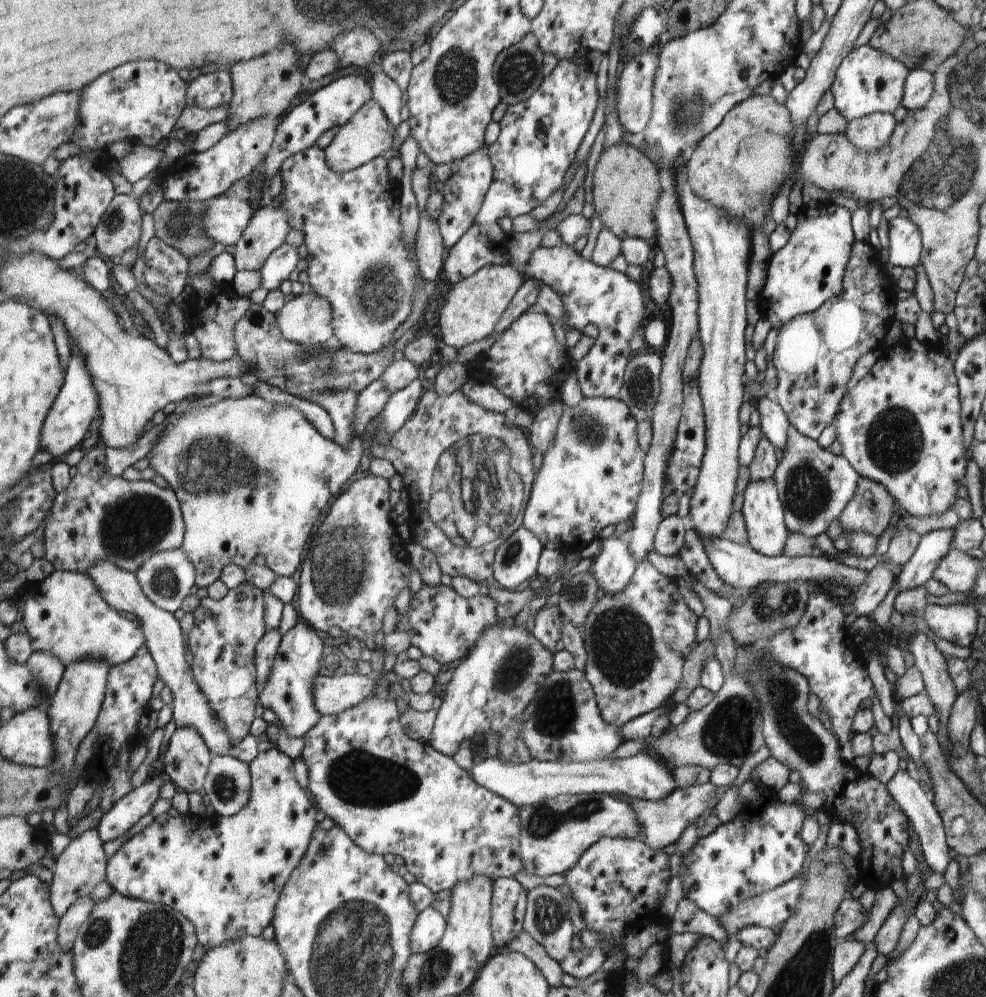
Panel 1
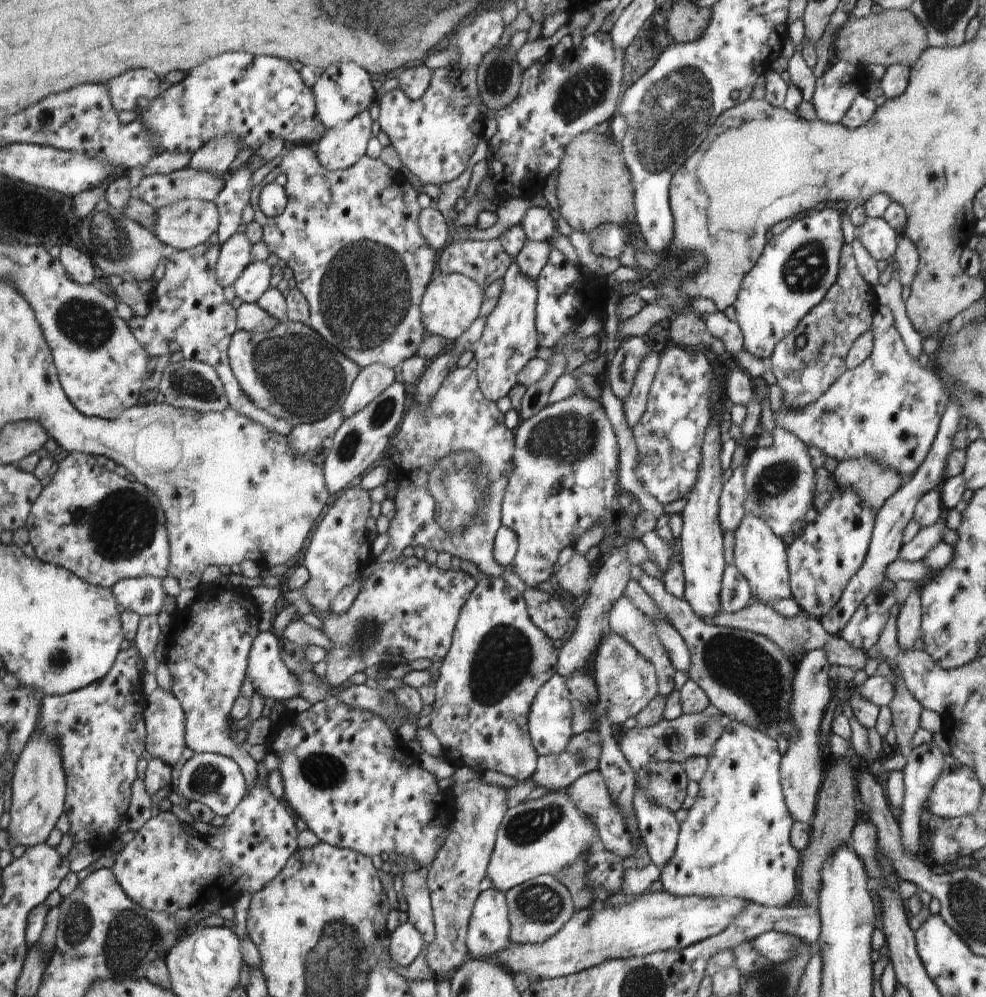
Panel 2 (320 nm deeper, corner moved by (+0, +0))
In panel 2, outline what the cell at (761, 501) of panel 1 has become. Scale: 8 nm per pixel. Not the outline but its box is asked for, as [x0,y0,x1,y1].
[733,515,792,605]

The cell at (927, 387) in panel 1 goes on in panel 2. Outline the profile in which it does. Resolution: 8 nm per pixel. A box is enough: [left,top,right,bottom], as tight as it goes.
[774,305,949,479]

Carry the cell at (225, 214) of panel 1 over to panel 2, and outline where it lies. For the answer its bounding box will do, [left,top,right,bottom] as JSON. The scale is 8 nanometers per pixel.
[154,198,220,251]

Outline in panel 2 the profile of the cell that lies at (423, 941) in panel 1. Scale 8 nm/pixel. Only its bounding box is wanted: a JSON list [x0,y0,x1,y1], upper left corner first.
[389,922,426,969]

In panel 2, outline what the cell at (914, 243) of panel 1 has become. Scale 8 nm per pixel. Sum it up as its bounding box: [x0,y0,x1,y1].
[856,216,901,260]

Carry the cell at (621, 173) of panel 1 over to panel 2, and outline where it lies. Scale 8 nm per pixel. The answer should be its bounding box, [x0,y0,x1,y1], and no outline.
[555,130,636,233]

